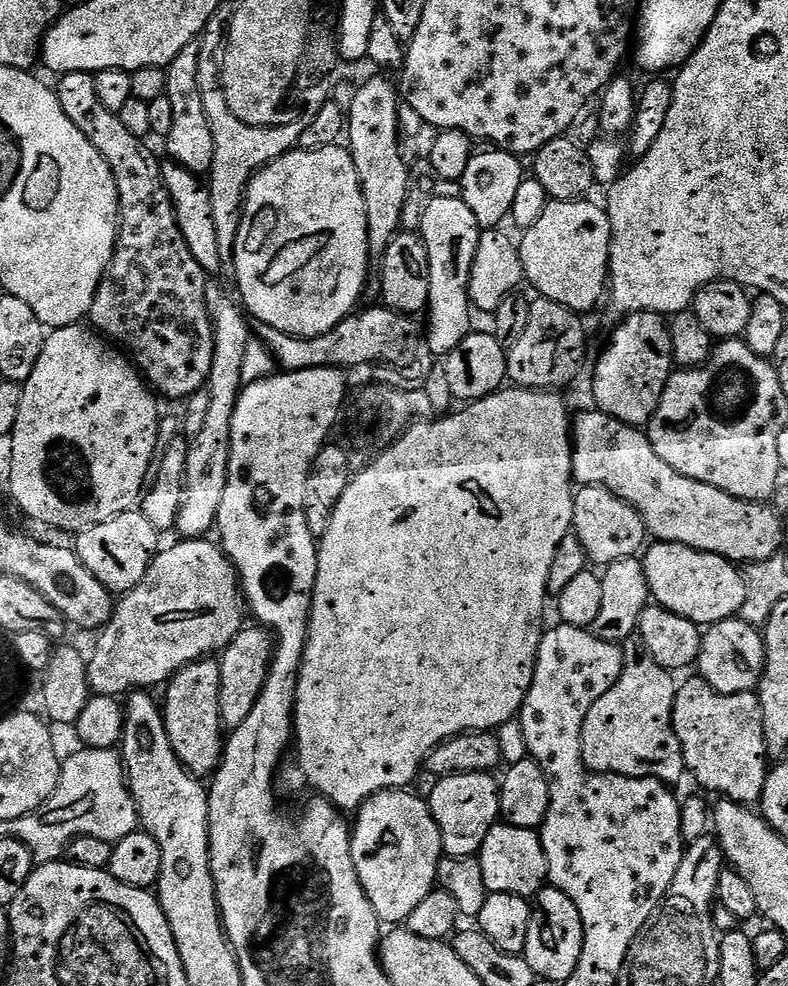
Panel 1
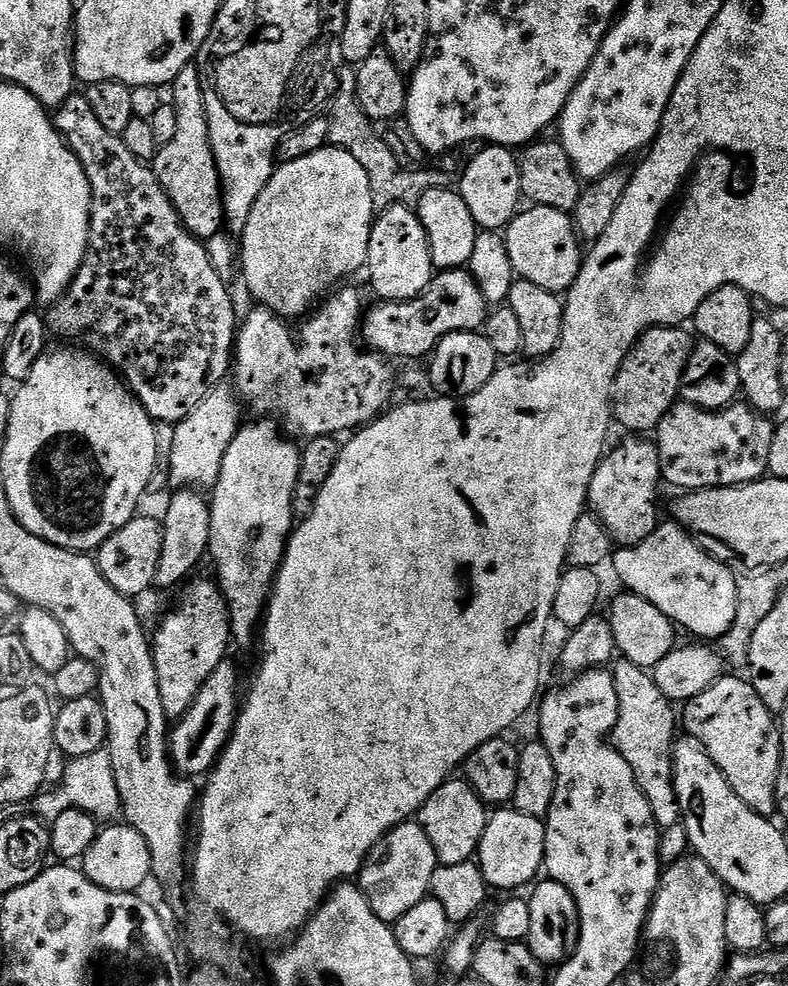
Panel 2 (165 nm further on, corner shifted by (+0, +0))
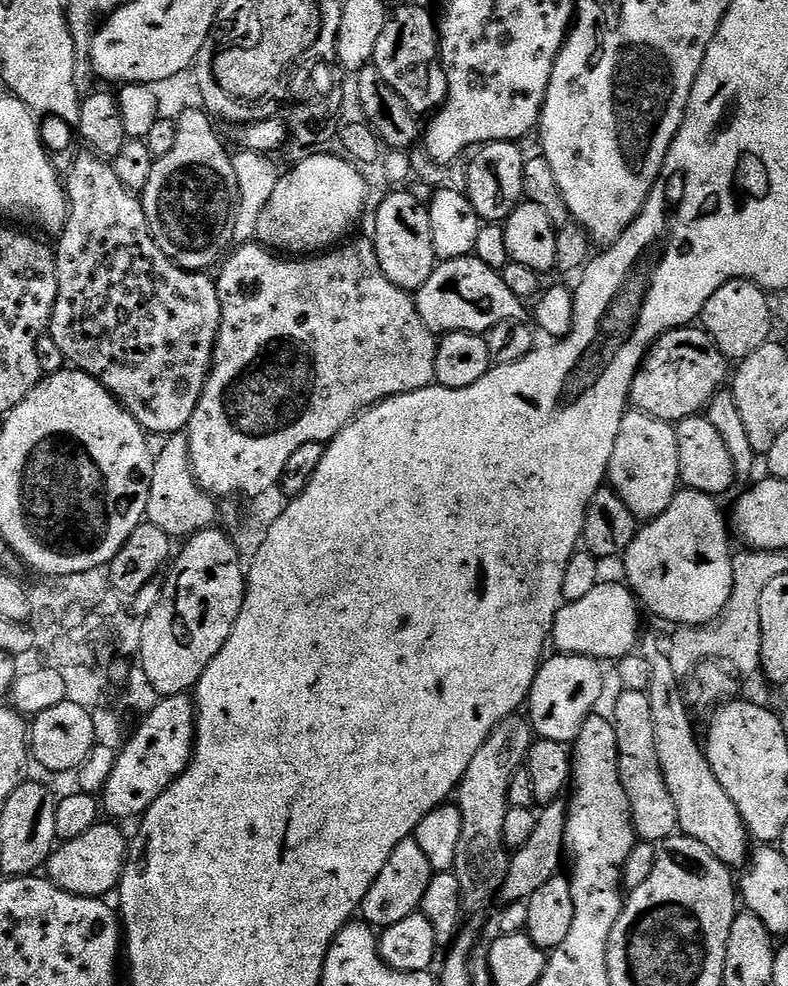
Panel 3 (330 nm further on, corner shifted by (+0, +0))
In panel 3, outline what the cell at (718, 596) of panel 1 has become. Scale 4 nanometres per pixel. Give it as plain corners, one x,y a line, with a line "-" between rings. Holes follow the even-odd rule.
680,490
670,506
656,519
647,521
637,531
634,542
625,550
624,576
637,601
656,616
669,620
672,626
708,626
725,615
725,608
731,601
734,570
732,558
734,548
730,539
730,524
726,512
719,508
717,497
707,496
704,492

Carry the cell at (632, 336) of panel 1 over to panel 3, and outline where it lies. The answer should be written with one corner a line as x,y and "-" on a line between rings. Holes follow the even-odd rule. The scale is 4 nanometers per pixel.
700,326
671,328
640,364
628,395
631,407
659,420
679,422
701,415
730,380
730,361

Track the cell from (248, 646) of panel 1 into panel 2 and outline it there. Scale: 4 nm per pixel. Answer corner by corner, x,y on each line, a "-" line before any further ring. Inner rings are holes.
226,658
218,666
218,670
214,670
214,674
206,678
187,714
175,721
170,732
170,755
181,777
203,777
216,767
216,761
224,753
228,739
232,737
236,717
242,708
242,692
239,692
239,688
236,668
231,664
231,659

